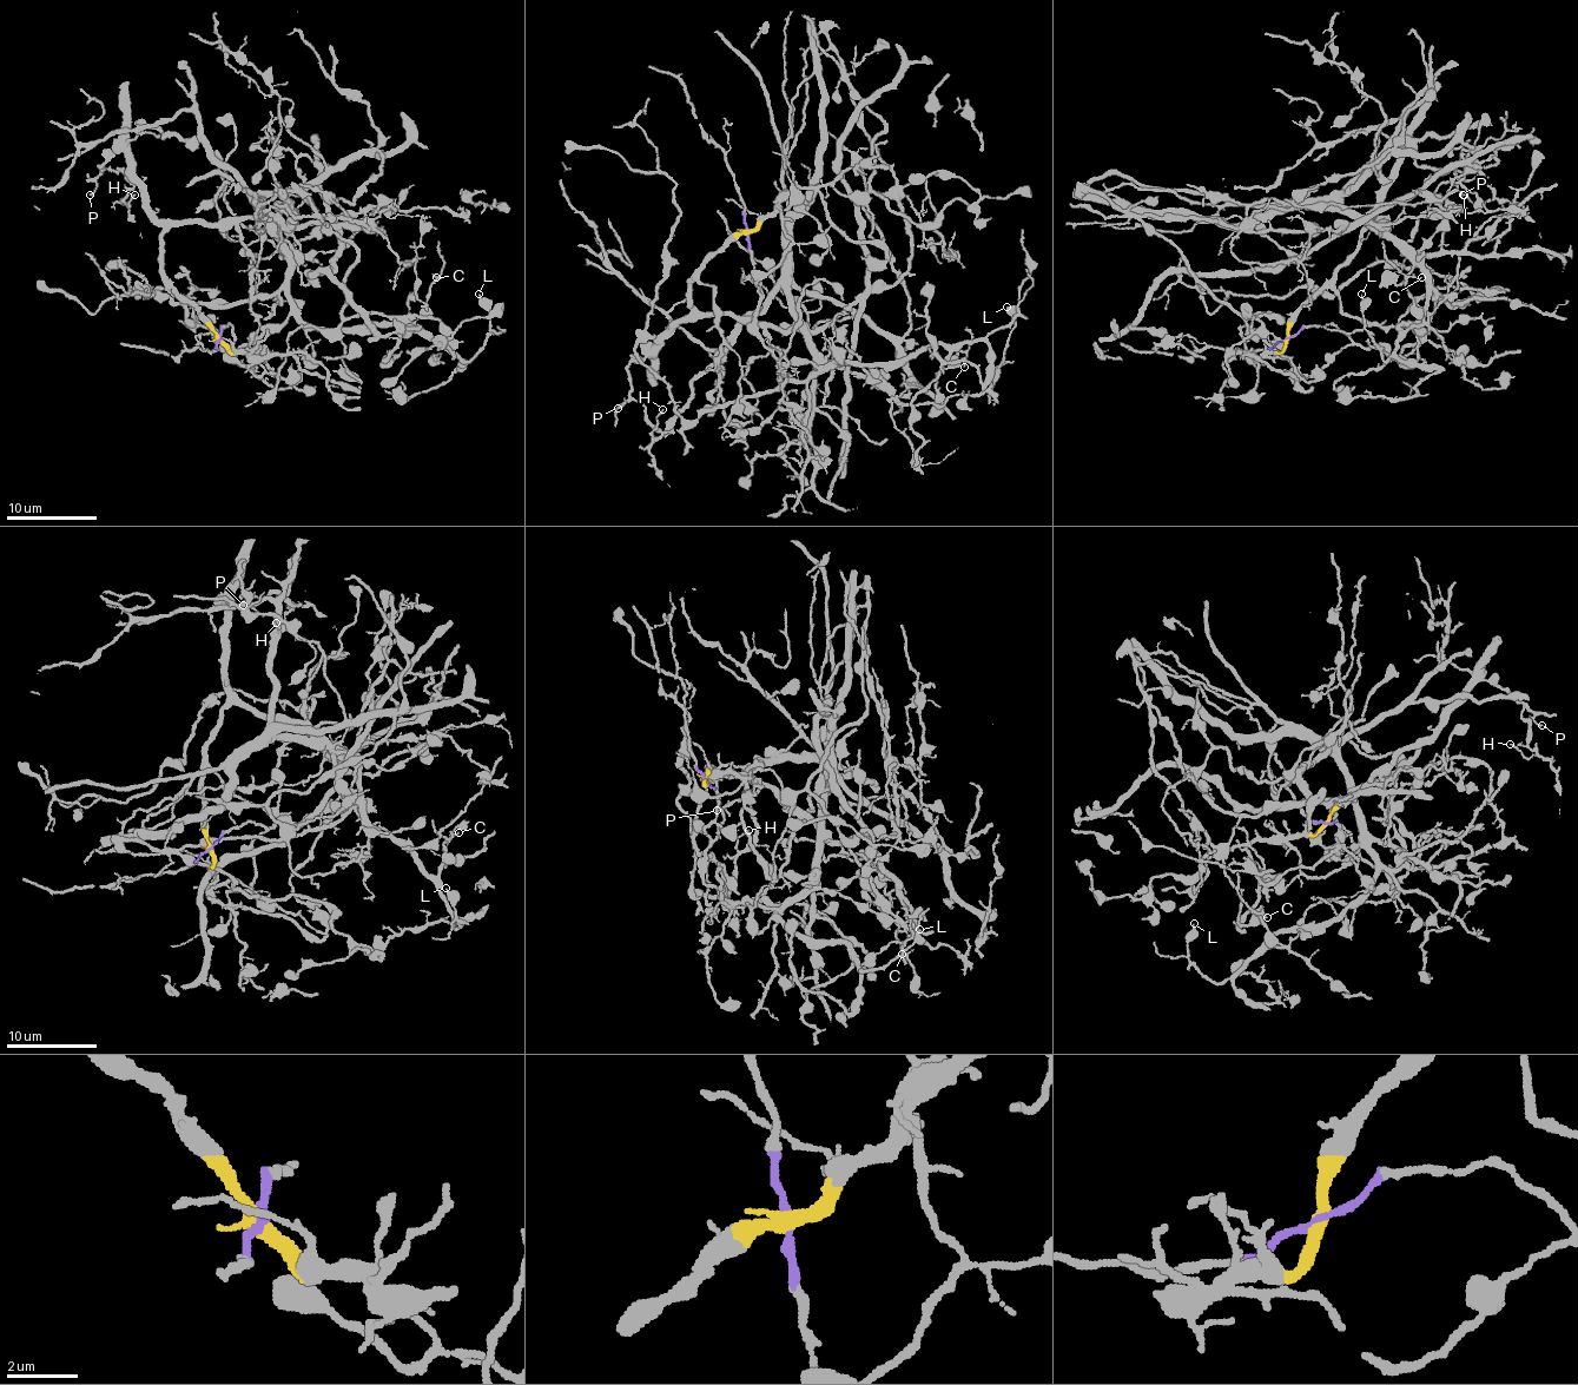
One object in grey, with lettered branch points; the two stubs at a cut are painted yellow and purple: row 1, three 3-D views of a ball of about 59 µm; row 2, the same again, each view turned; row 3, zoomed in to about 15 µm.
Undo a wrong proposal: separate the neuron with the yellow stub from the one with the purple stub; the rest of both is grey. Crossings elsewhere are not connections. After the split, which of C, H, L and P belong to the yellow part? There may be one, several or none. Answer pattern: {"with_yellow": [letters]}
{"with_yellow": ["H", "P"]}

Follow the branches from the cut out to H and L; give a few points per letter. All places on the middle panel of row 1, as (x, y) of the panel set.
H: (748, 231), (737, 233), (694, 278), (692, 310), (628, 365), (631, 395), (660, 433), (653, 437), (662, 408)
L: (748, 231), (763, 299), (756, 331), (783, 363), (900, 363), (984, 340), (1012, 320), (1008, 307)

